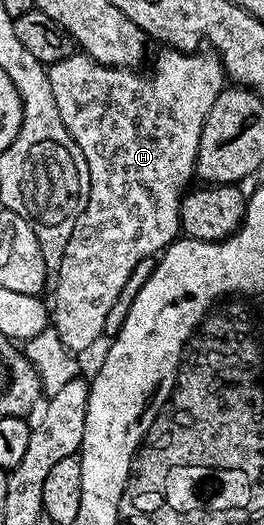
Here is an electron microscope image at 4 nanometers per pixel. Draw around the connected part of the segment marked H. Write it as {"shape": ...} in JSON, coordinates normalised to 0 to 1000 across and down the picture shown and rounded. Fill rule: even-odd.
{"shape":[[[640,90],[606,97],[621,99],[595,103],[580,137],[420,130],[314,103],[258,107],[182,130],[235,232],[295,286],[311,286],[341,324],[333,383],[280,430],[280,446],[265,446],[265,461],[250,461],[235,507],[205,526],[212,573],[189,579],[193,623],[277,674],[307,674],[394,640],[402,598],[417,598],[432,568],[462,560],[462,545],[477,545],[508,507],[538,491],[617,482],[686,448],[682,385],[716,356],[712,341],[723,345],[735,335],[765,240],[795,202],[856,166],[845,120],[799,97],[670,99]]]}

